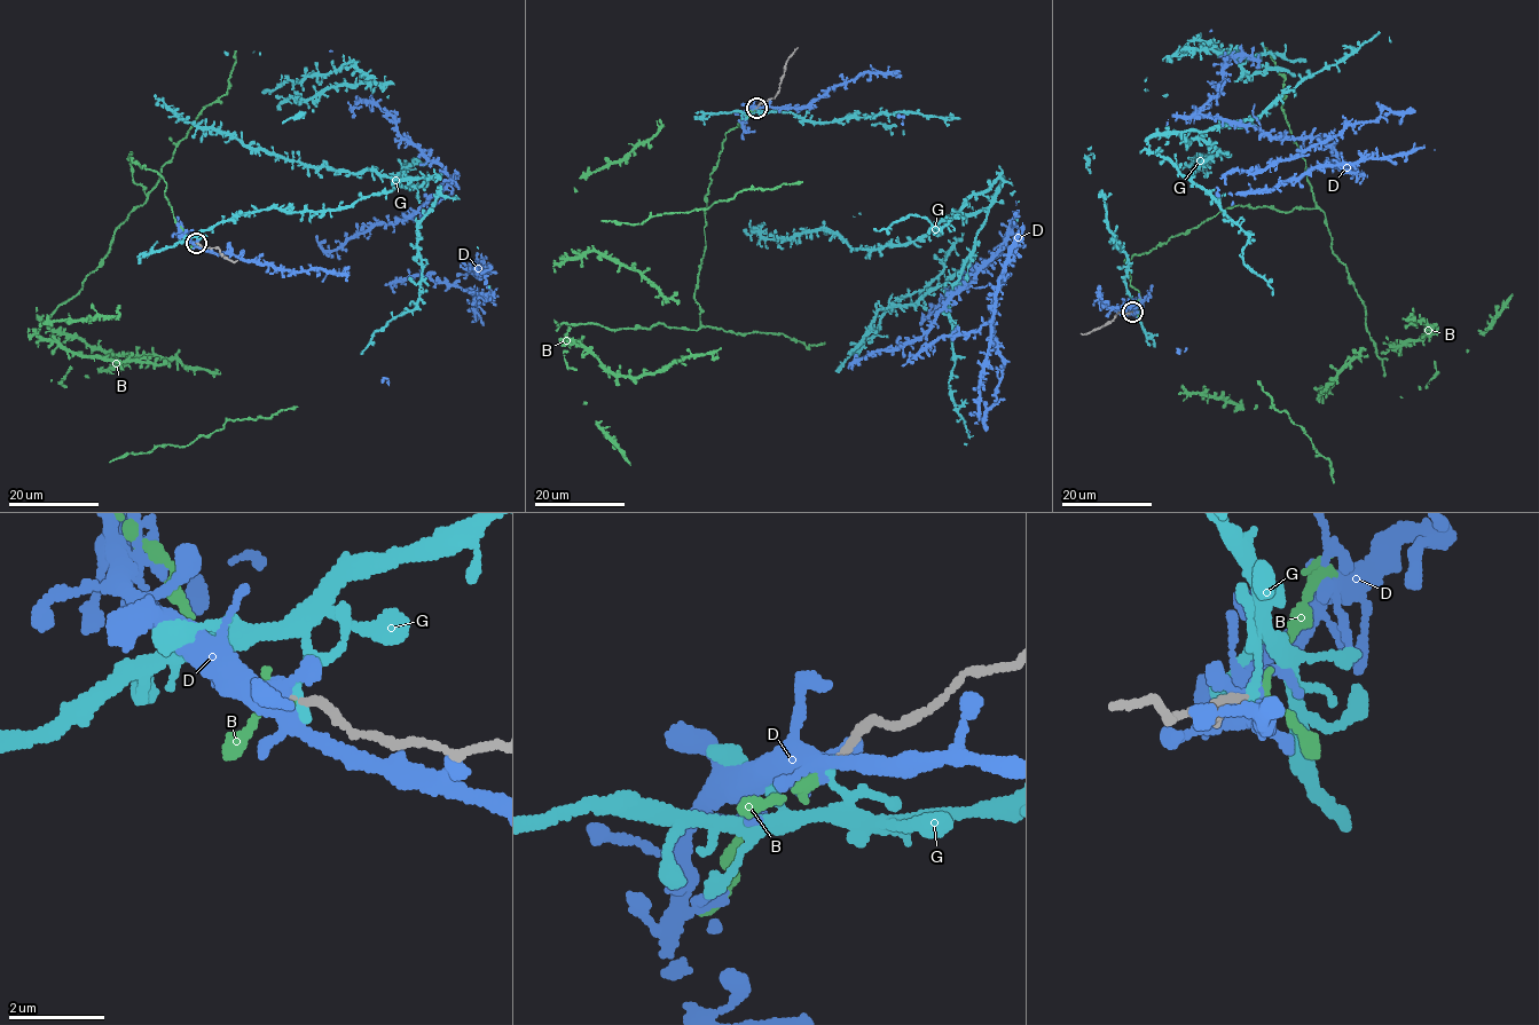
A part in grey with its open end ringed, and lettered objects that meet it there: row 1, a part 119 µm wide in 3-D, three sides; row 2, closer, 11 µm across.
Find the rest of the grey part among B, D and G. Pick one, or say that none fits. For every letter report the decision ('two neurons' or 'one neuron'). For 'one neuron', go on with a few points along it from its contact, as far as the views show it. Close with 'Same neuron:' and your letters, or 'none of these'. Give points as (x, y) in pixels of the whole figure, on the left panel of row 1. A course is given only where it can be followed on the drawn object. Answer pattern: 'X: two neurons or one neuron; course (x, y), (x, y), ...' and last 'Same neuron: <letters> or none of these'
B: one neuron
D: two neurons
G: two neurons
Same neuron: B

